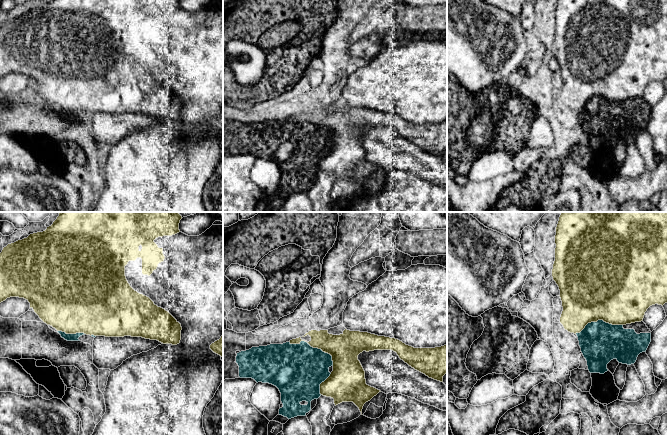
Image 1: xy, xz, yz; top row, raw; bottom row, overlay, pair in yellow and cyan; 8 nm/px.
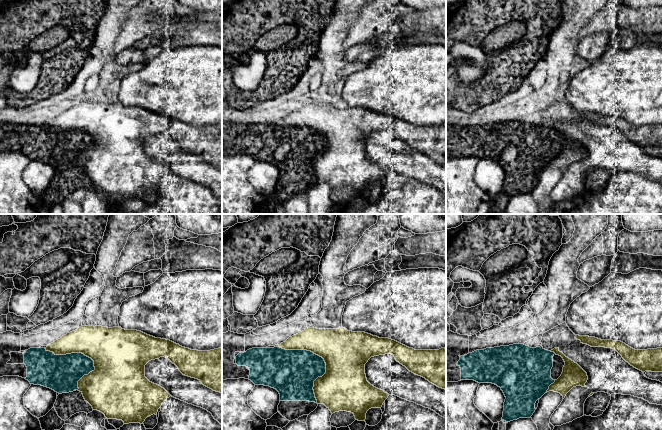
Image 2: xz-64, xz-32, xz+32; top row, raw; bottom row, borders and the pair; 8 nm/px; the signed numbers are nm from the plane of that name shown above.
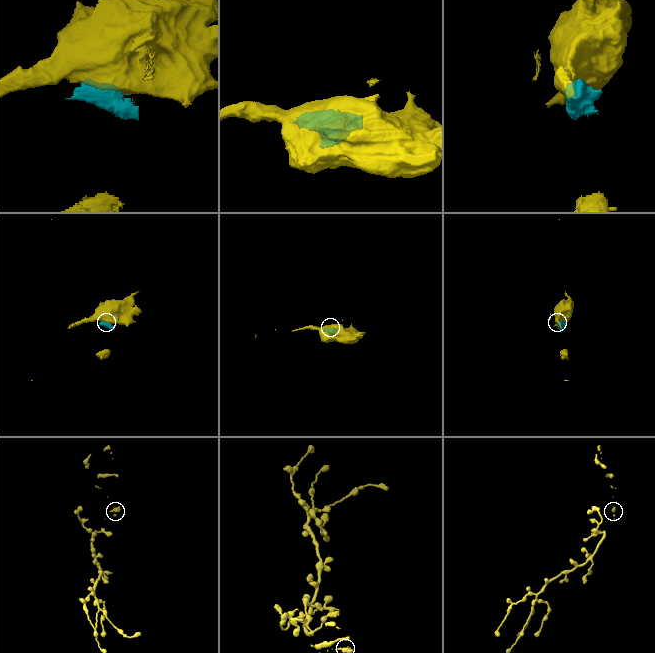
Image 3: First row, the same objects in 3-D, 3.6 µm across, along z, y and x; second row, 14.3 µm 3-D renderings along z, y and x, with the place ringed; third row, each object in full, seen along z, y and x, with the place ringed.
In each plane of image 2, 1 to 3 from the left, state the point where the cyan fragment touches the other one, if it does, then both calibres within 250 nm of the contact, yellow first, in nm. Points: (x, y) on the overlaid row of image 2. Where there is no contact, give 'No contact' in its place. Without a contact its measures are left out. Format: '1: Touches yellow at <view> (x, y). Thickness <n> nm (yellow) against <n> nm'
1: Touches yellow at xz-64 (73, 352). Thickness 300 nm (yellow) against 300 nm
2: Touches yellow at xz-32 (323, 358). Thickness 360 nm (yellow) against 340 nm
3: Touches yellow at xz+32 (549, 386). Thickness 180 nm (yellow) against 440 nm

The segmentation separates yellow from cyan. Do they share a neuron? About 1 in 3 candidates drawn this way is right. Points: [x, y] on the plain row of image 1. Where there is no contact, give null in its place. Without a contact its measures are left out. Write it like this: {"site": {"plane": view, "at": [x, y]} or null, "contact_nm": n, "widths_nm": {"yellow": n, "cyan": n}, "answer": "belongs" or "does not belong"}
{"site": {"plane": "xz", "at": [315, 123]}, "contact_nm": 400, "widths_nm": {"yellow": 240, "cyan": 420}, "answer": "does not belong"}

